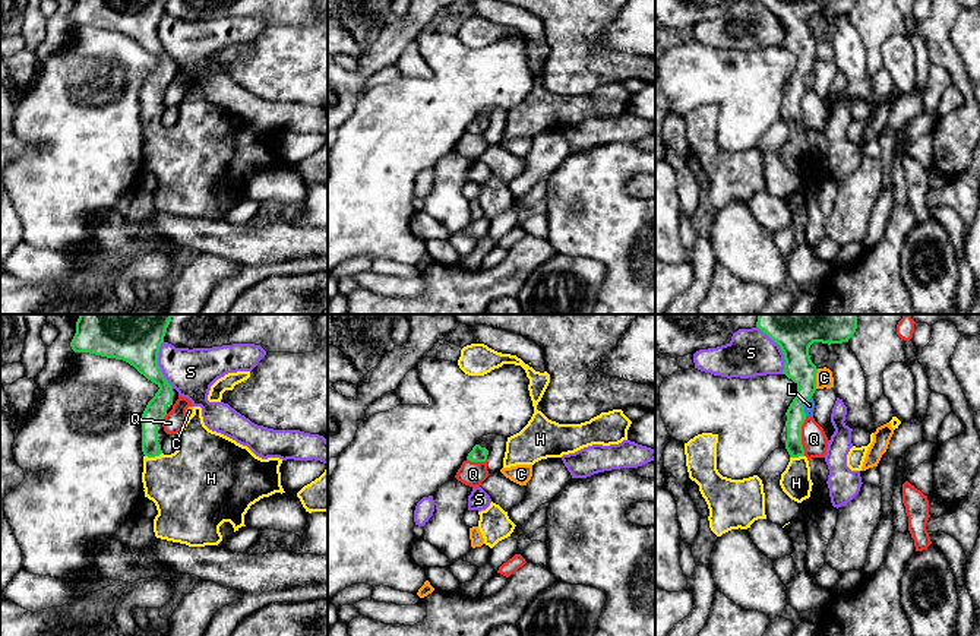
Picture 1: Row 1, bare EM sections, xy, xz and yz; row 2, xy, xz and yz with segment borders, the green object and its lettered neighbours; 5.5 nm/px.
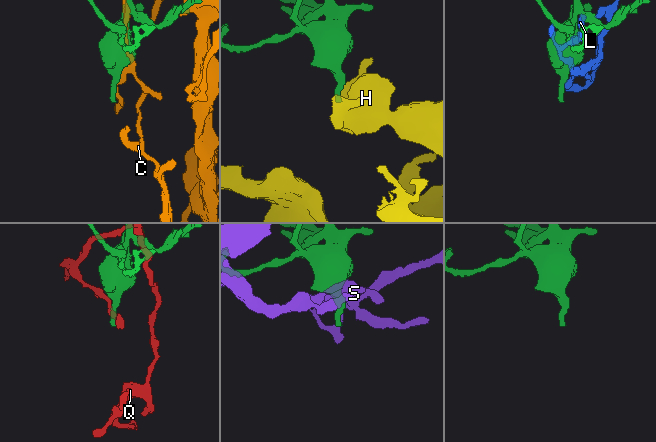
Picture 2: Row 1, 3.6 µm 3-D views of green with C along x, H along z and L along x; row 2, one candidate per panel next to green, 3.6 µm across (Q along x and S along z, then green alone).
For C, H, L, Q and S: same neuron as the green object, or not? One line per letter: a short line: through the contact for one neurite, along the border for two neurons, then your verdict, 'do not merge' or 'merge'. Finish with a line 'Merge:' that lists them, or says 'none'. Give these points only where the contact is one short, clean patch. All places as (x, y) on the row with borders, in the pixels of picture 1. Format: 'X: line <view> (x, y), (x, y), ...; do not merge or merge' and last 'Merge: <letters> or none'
C: do not merge
H: line xy (155, 411), (151, 417), (152, 456), (176, 480), (187, 486); merge
L: do not merge
Q: do not merge
S: do not merge
Merge: H

